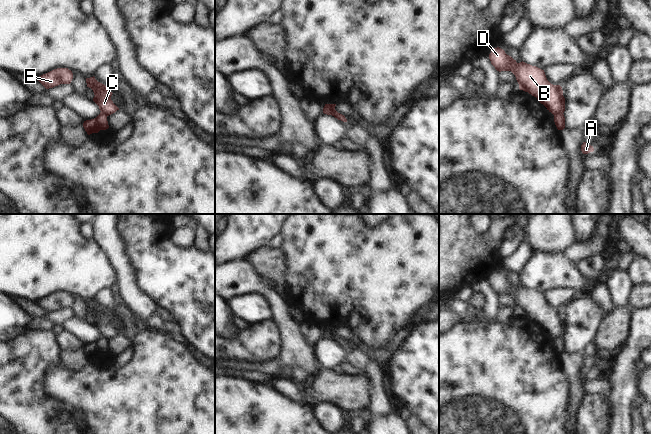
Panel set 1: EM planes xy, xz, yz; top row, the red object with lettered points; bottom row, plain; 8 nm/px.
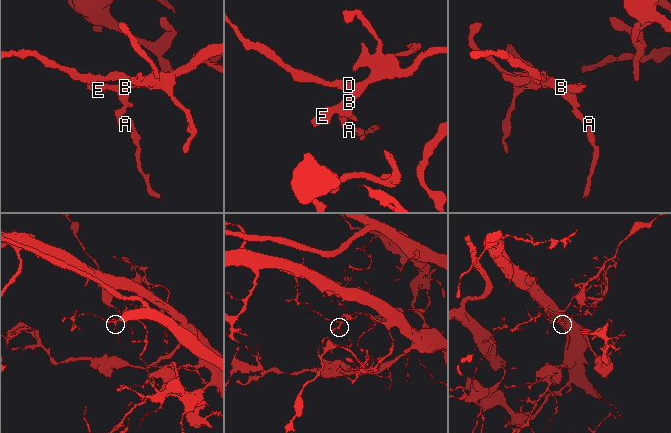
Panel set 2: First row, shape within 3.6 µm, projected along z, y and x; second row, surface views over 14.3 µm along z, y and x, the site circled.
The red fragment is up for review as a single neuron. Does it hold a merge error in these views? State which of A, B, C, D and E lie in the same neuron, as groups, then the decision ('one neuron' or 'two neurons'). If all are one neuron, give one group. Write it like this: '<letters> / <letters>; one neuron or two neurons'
A / B C D E; two neurons

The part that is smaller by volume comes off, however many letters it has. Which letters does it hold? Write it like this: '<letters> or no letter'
A

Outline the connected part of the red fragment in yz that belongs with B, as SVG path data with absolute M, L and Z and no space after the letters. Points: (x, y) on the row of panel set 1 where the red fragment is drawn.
M499 47L491 50L489 59L497 71L511 71L516 77L519 89L536 97L554 116L564 113L565 98L562 87L551 84L544 70L523 61L517 63Z

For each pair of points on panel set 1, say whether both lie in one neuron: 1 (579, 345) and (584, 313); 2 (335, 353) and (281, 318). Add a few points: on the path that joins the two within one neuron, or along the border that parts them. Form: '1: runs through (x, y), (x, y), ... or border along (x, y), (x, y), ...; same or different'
1: runs through (580, 337), (588, 329), (584, 321); same
2: border along (313, 347), (315, 362), (319, 369); different

